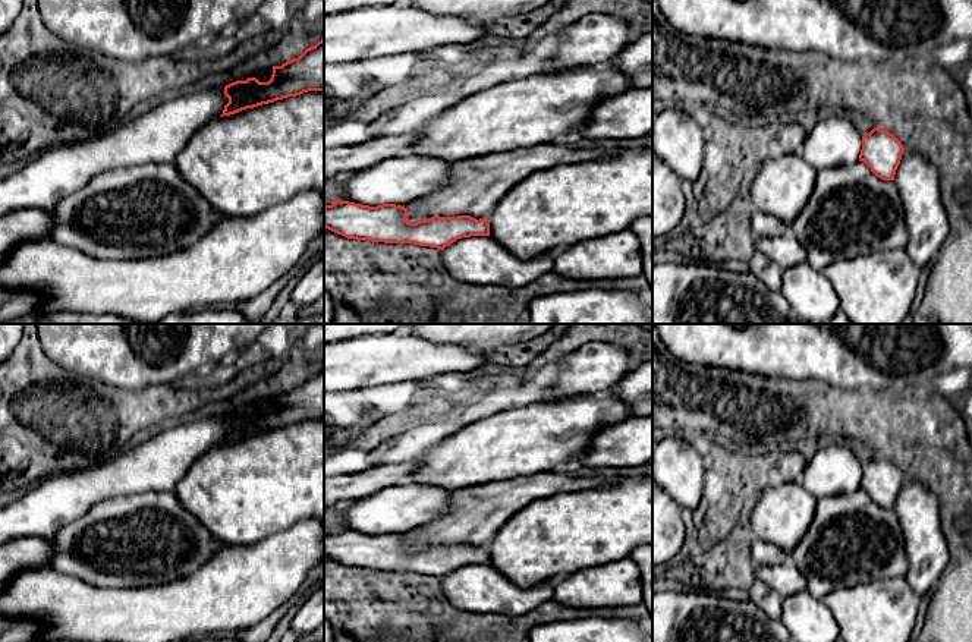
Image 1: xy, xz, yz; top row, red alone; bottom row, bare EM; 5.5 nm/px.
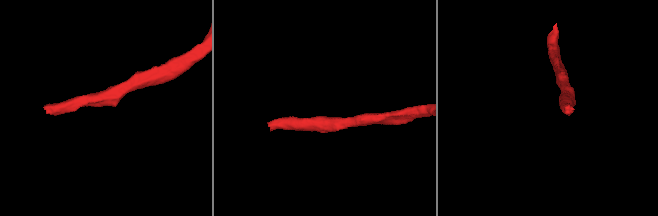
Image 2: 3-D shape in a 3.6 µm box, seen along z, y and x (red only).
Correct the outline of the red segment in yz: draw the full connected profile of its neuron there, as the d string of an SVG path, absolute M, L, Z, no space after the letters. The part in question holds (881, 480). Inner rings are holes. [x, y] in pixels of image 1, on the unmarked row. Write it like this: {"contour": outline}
{"contour": "M874 456L862 465L862 478L855 492L817 501L811 526L787 556L806 578L806 591L812 597L822 599L839 588L906 575L909 561L894 510L903 479L902 471L893 462Z"}

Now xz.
{"contour": "M540 472L532 476L500 479L454 490L447 510L438 519L413 528L406 534L383 532L377 535L337 528L324 535L324 556L347 567L384 572L413 572L444 578L457 567L490 564L488 545L503 525L535 500L557 492L583 491L617 484L622 476L570 476L560 472Z"}

